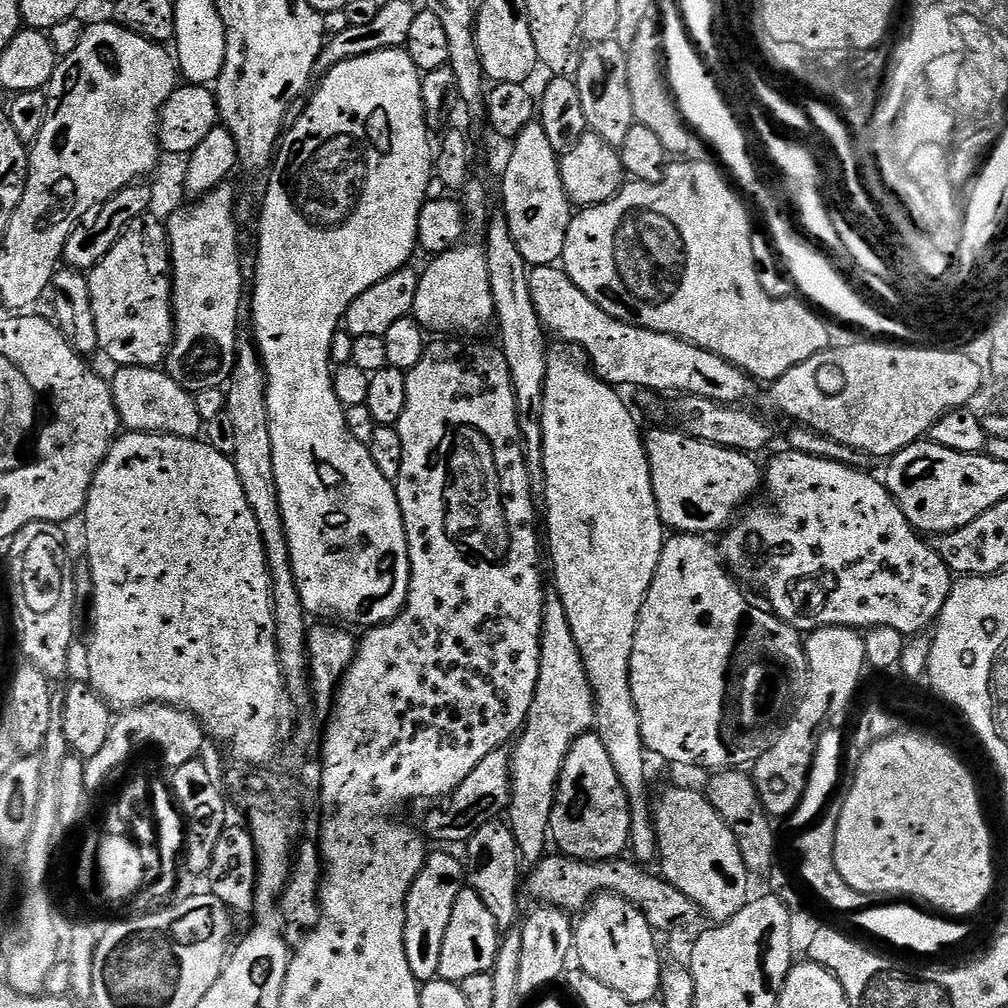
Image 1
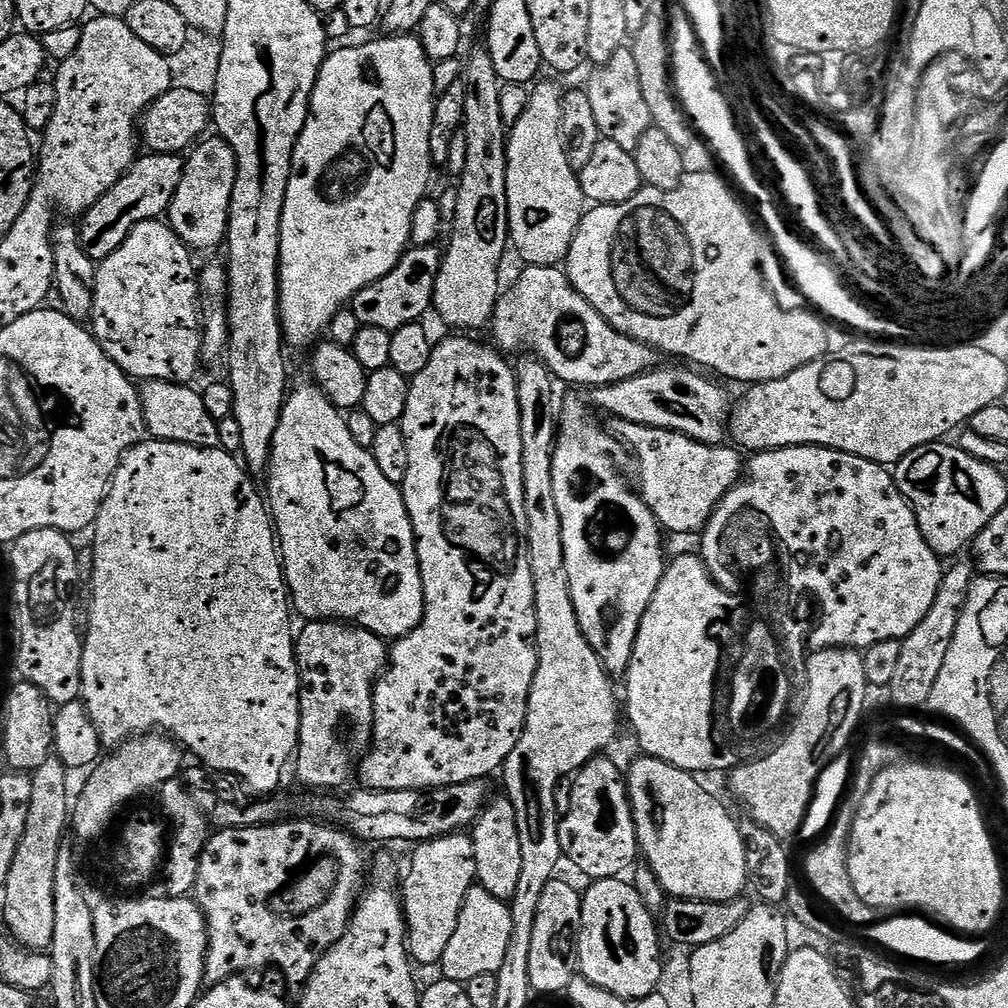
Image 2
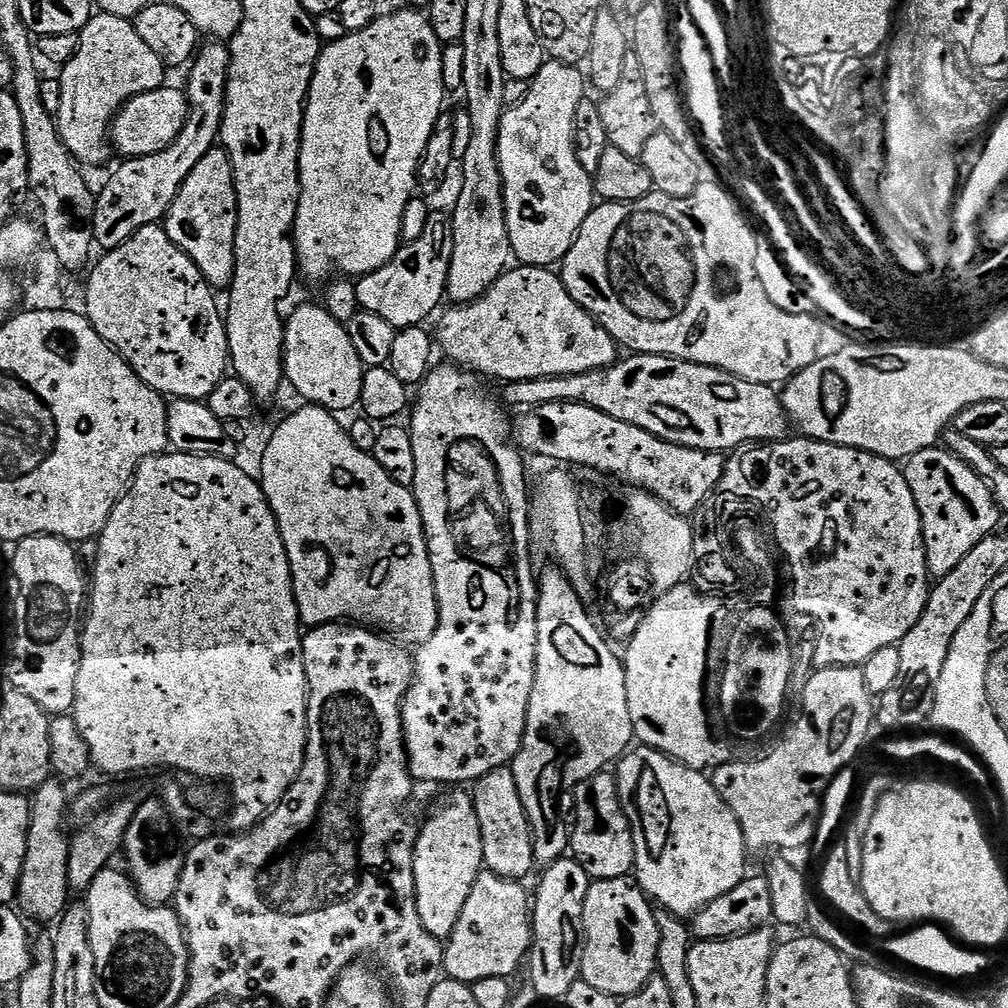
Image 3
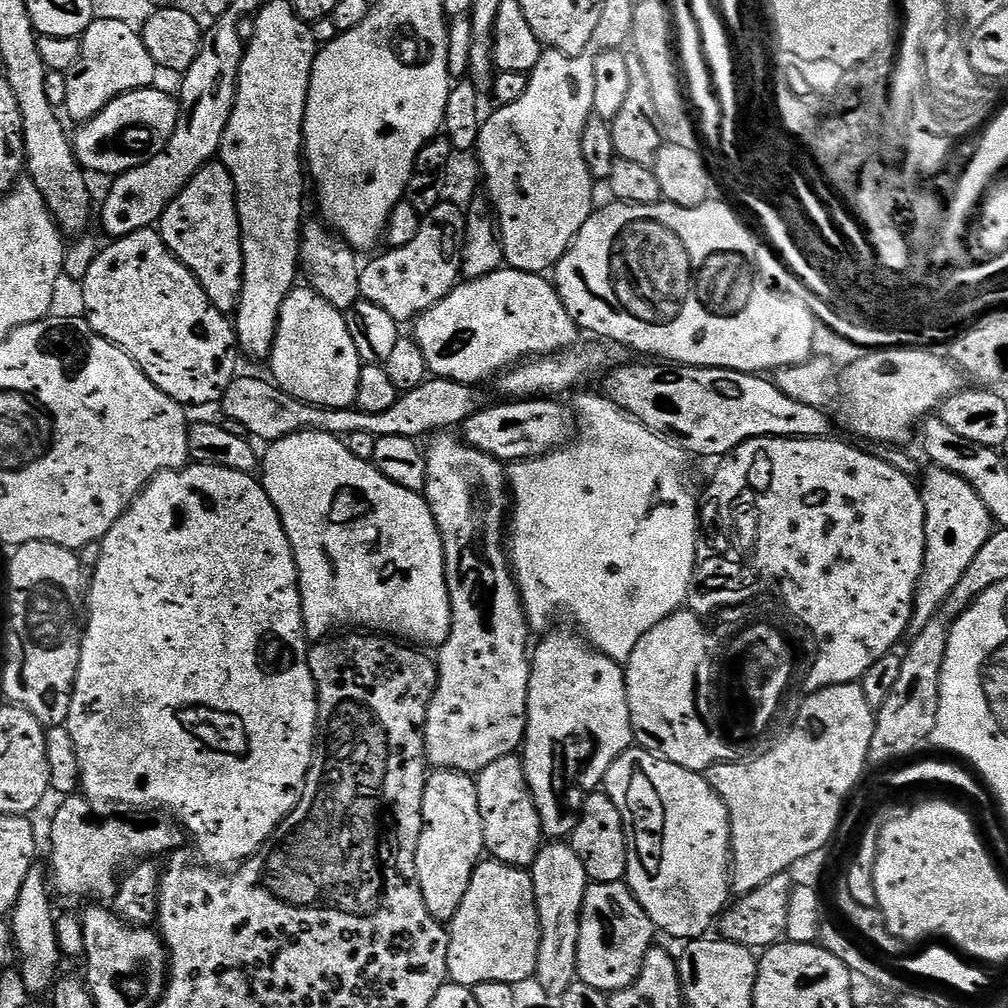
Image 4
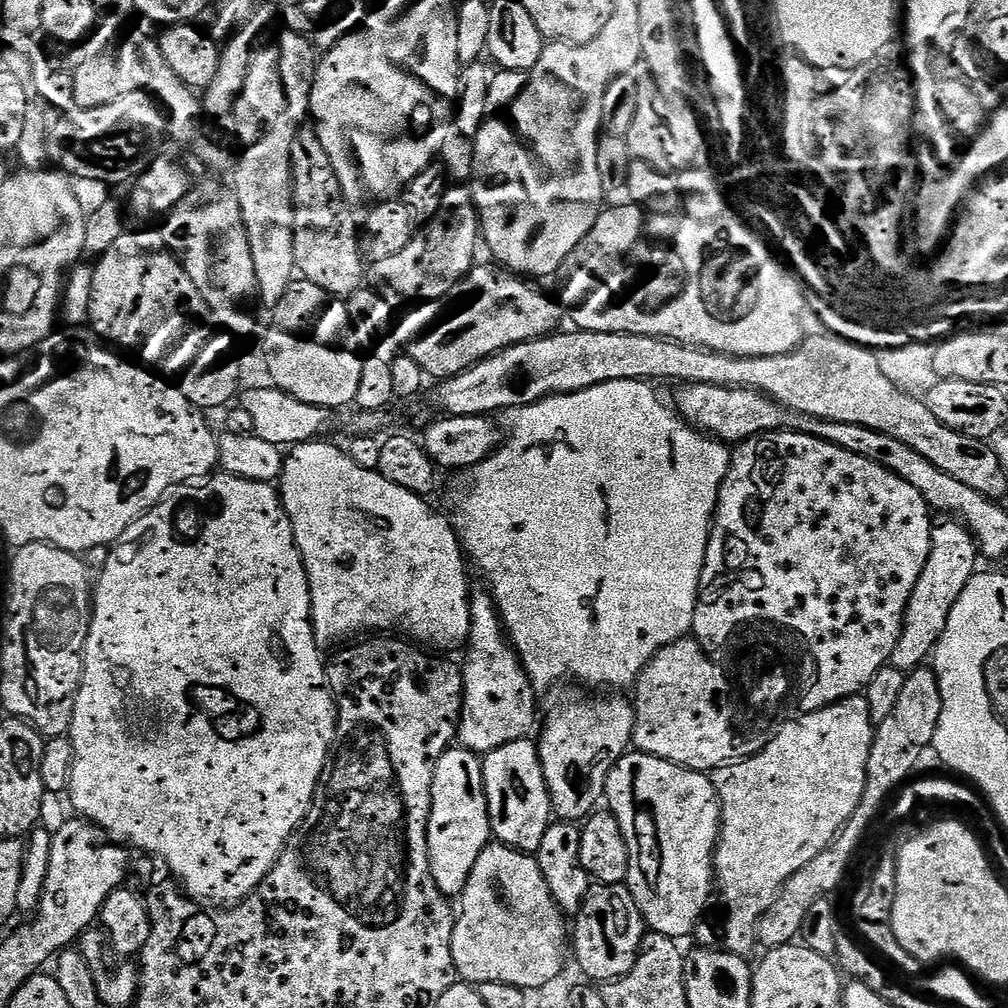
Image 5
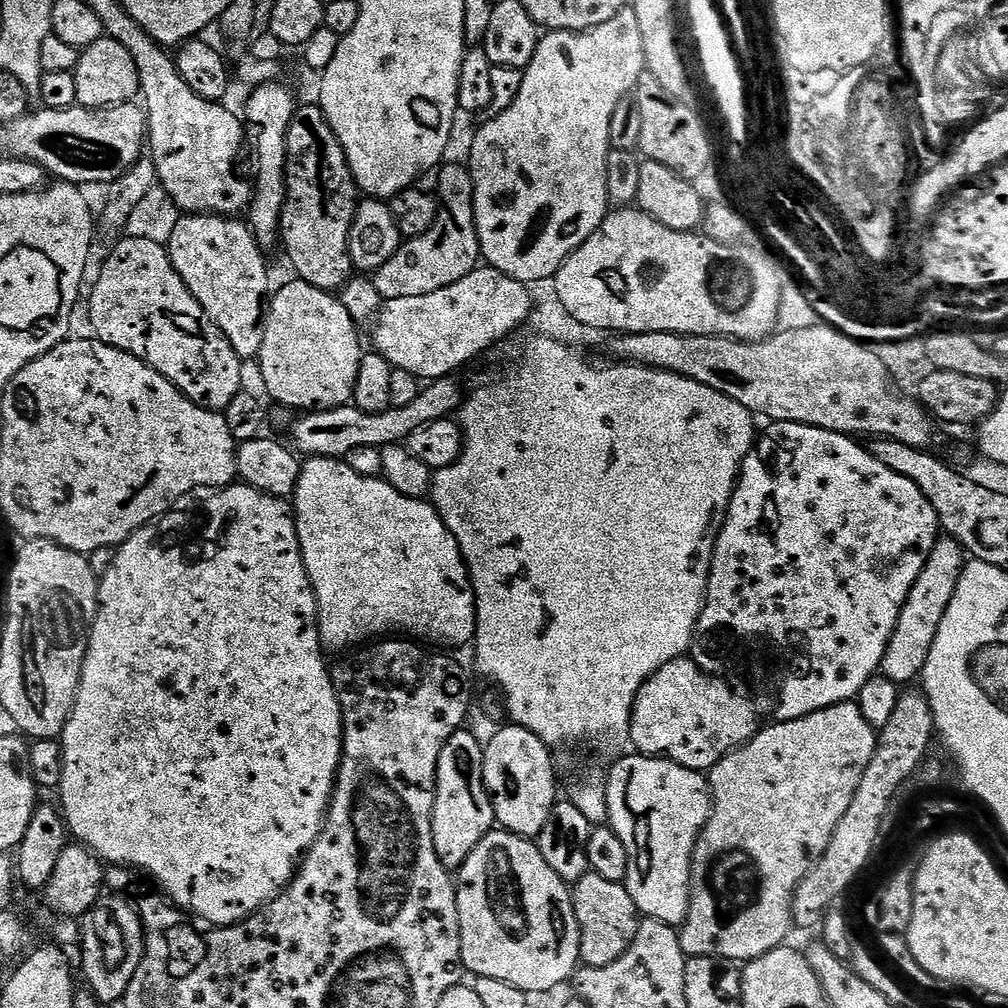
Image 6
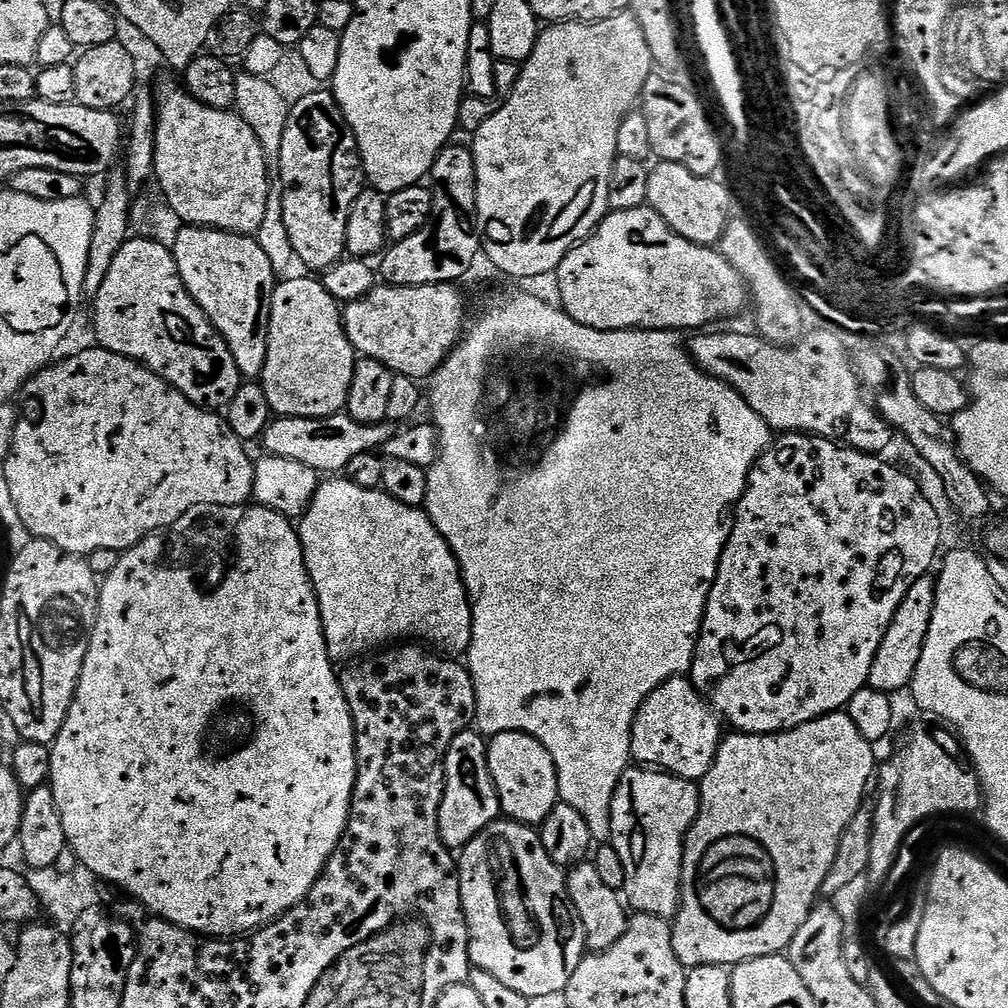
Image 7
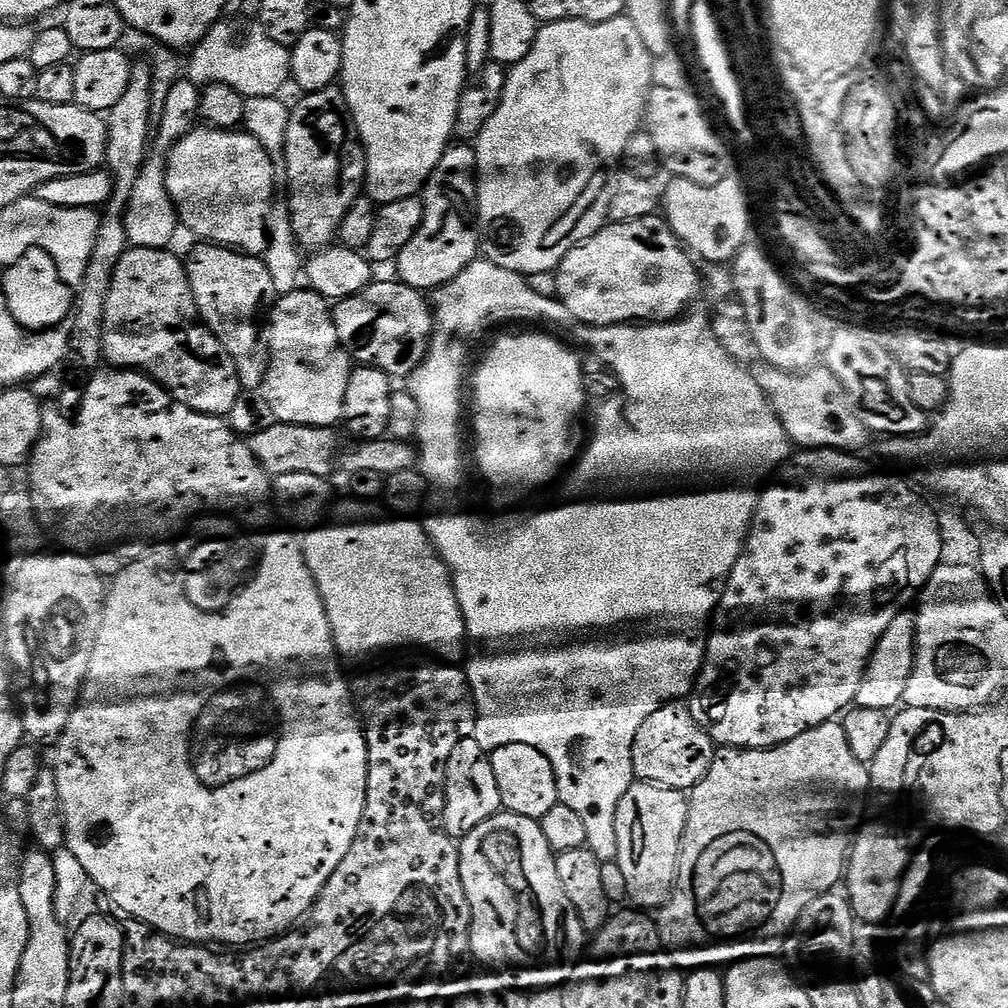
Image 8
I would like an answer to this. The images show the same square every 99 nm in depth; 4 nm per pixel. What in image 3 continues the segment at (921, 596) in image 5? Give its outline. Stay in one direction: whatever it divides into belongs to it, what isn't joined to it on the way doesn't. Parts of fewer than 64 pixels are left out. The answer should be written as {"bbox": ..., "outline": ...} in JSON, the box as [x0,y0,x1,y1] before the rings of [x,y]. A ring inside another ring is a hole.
{"bbox":[902,447,1002,577],"outline":[[[947,447],[927,448],[909,456],[902,471],[922,518],[929,577],[950,574],[978,542],[997,531],[996,523],[1002,519],[1000,507],[982,477]]]}

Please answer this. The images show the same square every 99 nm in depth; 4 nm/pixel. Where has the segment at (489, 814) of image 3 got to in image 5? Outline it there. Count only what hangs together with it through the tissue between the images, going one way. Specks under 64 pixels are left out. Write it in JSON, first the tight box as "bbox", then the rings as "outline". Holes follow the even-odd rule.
{"bbox":[482,738,554,854],"outline":[[[525,738],[506,742],[506,746],[498,746],[498,750],[487,753],[482,763],[493,837],[507,848],[535,854],[538,846],[542,846],[542,838],[549,824],[554,820],[552,799],[542,774],[537,741]]]}

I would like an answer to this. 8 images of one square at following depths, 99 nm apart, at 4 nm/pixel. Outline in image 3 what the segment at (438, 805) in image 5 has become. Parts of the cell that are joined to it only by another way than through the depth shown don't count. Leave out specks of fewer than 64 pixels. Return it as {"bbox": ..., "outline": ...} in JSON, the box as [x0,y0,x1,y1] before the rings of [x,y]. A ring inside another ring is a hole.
{"bbox":[414,790,484,942],"outline":[[[452,790],[440,804],[440,809],[419,829],[414,850],[414,886],[418,918],[441,942],[447,941],[458,918],[462,918],[462,906],[474,890],[474,882],[484,868],[482,858],[482,826],[478,826],[478,814],[474,810],[471,795],[464,790]]]}

